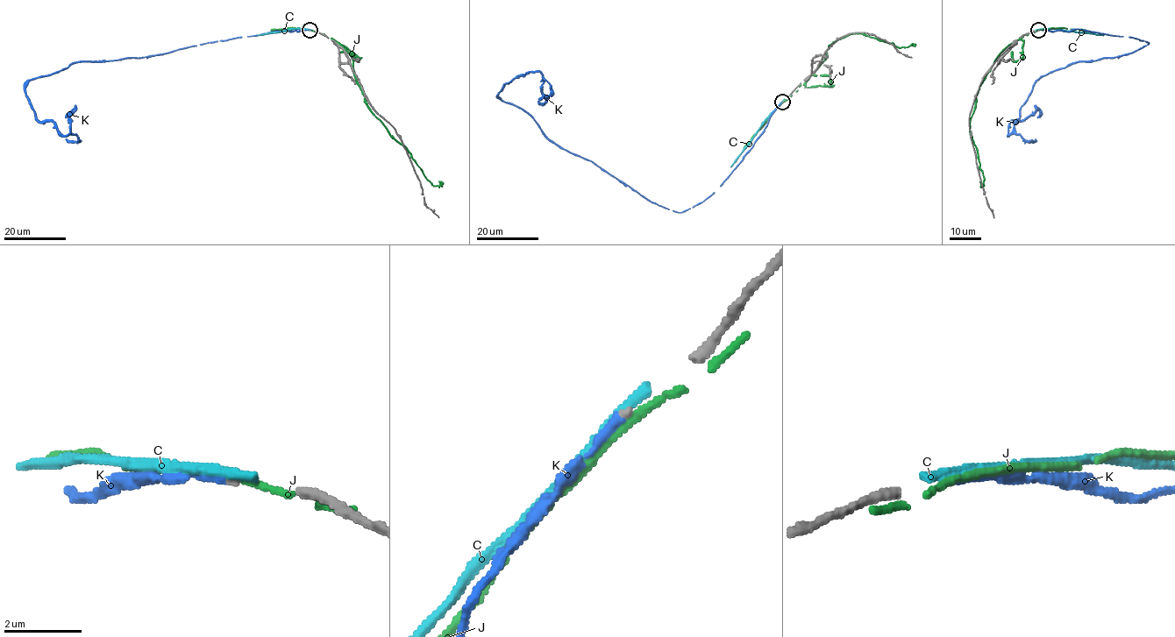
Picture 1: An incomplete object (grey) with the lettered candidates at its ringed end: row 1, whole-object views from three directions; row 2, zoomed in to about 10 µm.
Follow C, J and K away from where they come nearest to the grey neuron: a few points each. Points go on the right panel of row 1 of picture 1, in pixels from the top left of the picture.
C: (1038, 30), (1061, 29), (1103, 35)
J: (1038, 30), (1011, 43), (998, 56), (979, 86), (970, 132), (977, 148), (984, 186), (980, 181)
K: (1038, 30), (1085, 30), (1149, 43), (1128, 54), (1073, 62), (1040, 78), (1007, 135), (1036, 109), (1037, 117)

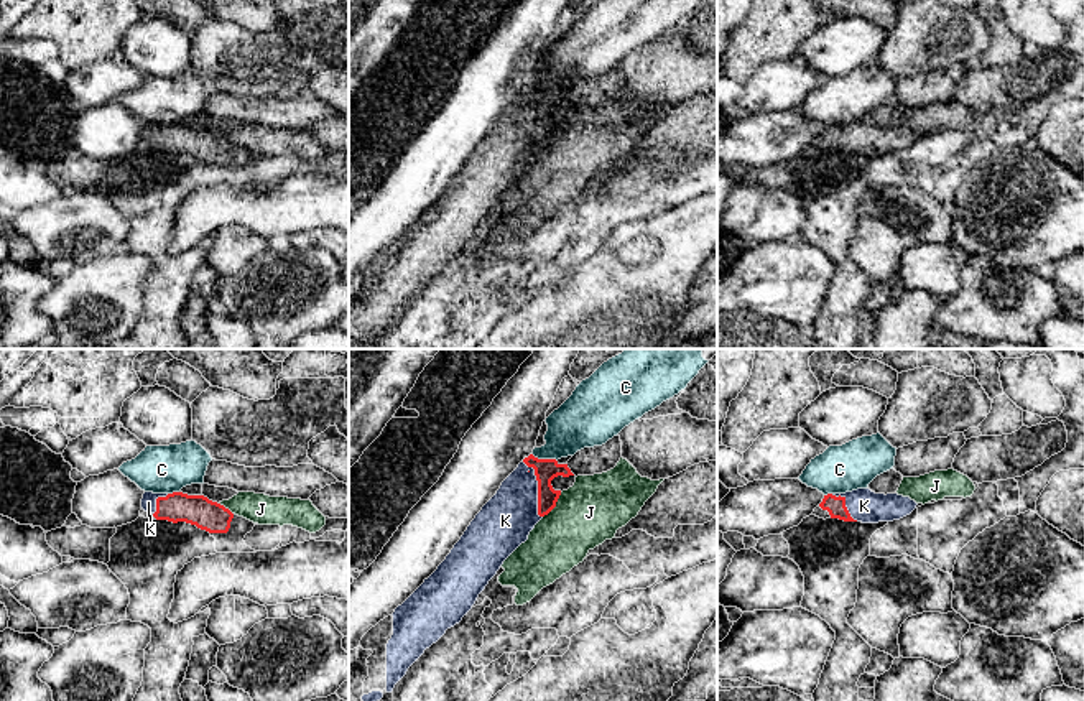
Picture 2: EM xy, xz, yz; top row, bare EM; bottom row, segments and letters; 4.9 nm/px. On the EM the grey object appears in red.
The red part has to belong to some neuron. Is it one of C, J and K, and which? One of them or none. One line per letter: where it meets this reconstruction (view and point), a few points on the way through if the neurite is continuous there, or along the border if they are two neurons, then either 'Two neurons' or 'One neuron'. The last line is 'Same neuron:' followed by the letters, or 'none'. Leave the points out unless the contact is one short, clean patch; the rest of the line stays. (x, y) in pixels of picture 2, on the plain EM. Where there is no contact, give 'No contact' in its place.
C: Touches red at xz (545, 91). Boundary: xz (532, 86), (556, 92). Two neurons
J: Touches red at xz (555, 137). Boundary: xz (561, 124), (556, 135), (543, 148). Two neurons
K: Touches red at xz (538, 120). Path across: xz (545, 101), (538, 107), (538, 120), (505, 152). One neuron
Same neuron: K

